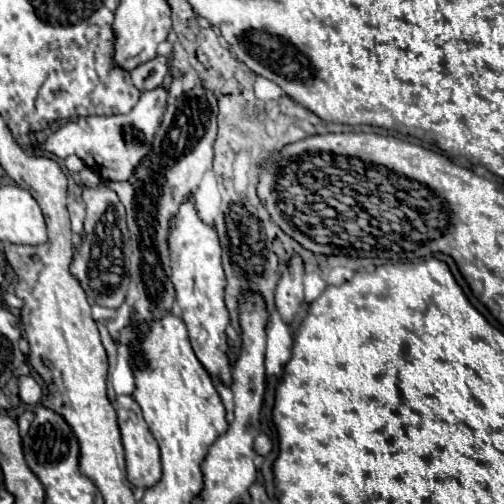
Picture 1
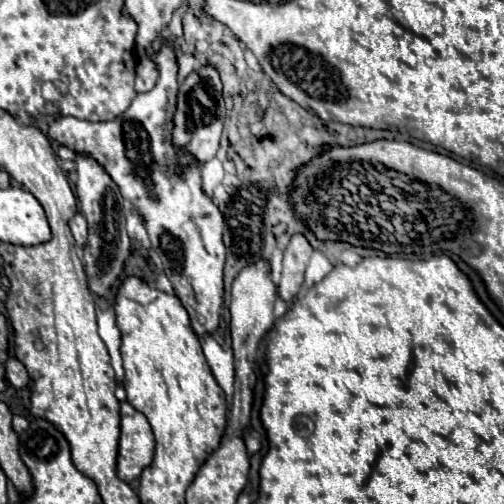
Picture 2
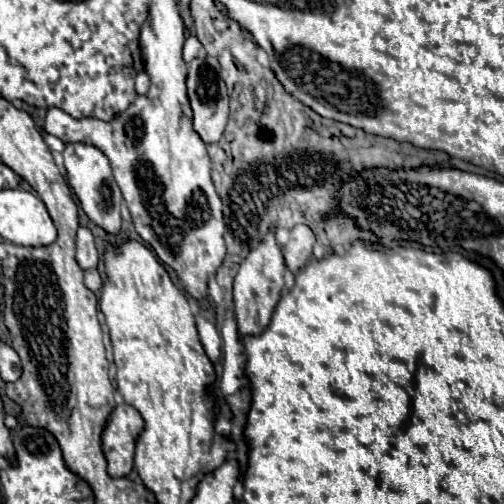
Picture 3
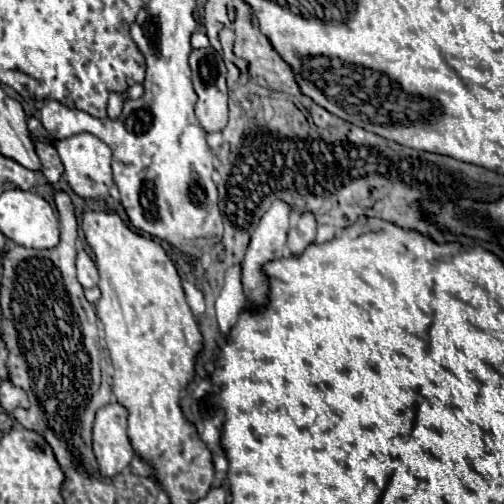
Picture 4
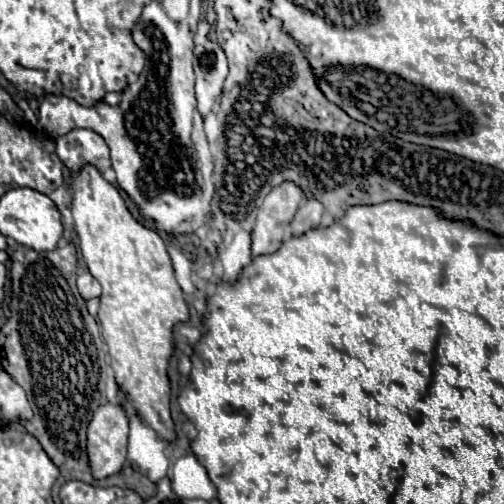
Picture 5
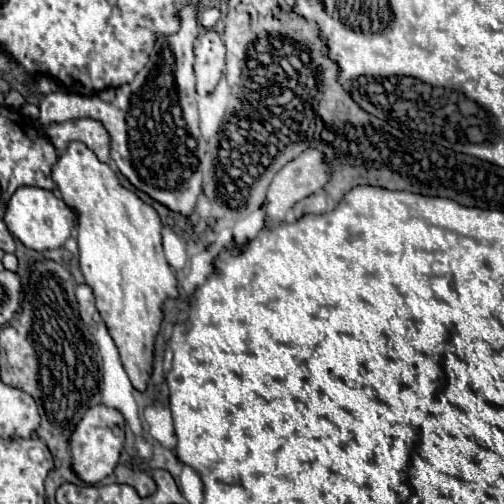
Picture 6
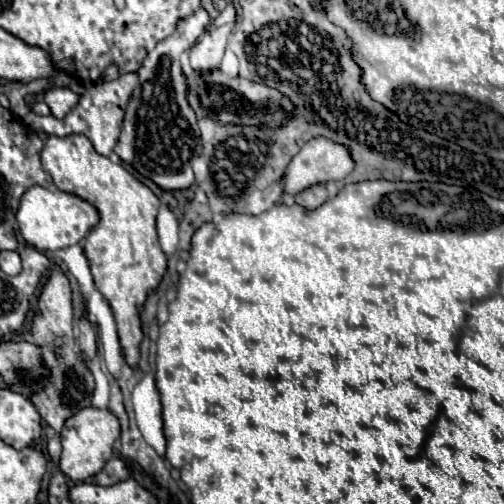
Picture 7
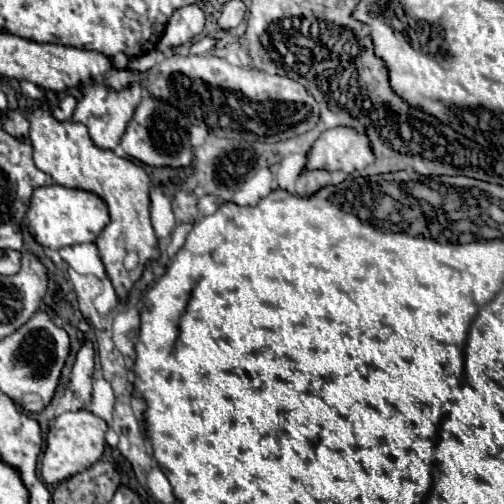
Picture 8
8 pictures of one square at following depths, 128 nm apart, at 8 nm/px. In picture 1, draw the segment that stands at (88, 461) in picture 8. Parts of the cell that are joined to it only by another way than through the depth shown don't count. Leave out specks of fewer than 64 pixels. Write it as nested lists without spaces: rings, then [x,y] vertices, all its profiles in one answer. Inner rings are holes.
[[[116,396],[116,414],[118,414],[118,426],[122,434],[122,444],[126,450],[126,470],[128,480],[136,488],[152,488],[162,478],[162,464],[160,464],[160,448],[156,440],[152,440],[152,434],[148,432],[148,424],[140,412],[140,406],[132,396]]]

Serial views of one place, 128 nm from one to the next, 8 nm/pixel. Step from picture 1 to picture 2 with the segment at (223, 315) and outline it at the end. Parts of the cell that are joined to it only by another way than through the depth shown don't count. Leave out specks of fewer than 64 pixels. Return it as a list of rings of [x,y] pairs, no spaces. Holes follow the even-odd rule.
[[[150,48],[150,56],[160,68],[160,80],[150,92],[138,94],[124,116],[108,122],[88,122],[72,116],[60,116],[50,124],[48,138],[74,150],[76,154],[94,158],[140,212],[152,250],[162,260],[164,272],[174,286],[174,294],[190,316],[192,330],[202,338],[218,330],[220,310],[224,306],[224,220],[216,204],[202,192],[200,166],[192,166],[180,176],[176,174],[178,152],[172,148],[170,140],[172,112],[176,110],[178,94],[178,64],[172,48]]]

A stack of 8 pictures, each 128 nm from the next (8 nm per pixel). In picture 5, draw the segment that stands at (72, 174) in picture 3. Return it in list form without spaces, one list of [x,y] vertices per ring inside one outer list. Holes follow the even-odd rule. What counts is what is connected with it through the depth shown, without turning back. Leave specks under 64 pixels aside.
[[[86,128],[56,138],[56,154],[72,174],[78,174],[84,166],[96,166],[102,174],[110,168],[110,148],[100,134]]]

